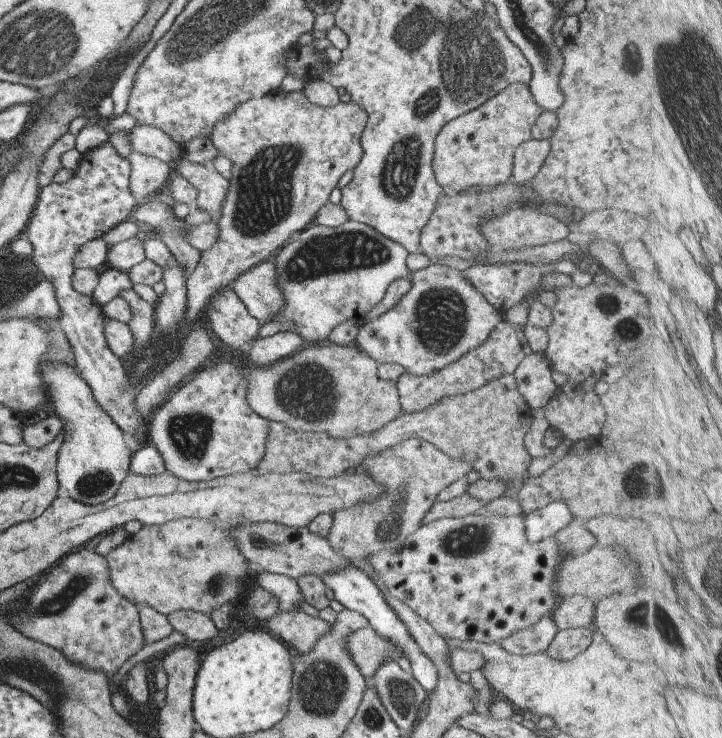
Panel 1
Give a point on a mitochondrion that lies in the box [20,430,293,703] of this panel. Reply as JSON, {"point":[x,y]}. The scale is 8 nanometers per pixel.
{"point":[75,586]}

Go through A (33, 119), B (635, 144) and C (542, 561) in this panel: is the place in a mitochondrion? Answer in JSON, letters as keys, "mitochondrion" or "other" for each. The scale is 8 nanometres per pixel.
{"A":"other","B":"other","C":"other"}

